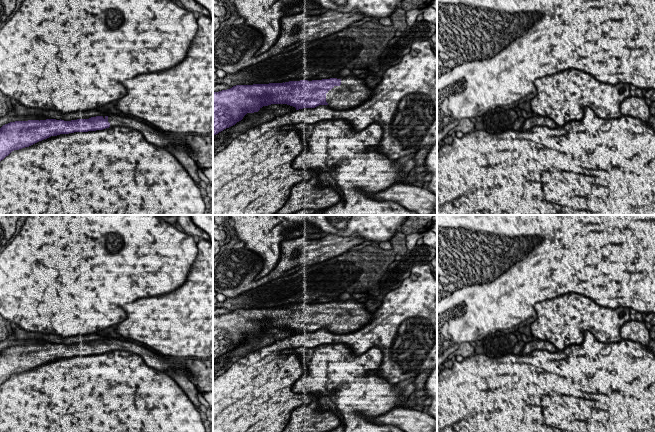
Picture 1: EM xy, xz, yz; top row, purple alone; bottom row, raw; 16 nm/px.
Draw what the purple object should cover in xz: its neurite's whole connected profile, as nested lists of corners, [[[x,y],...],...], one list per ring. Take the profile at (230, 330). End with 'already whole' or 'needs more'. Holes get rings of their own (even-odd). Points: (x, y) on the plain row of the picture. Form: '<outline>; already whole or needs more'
[[[353,301],[236,309],[227,314],[213,316],[213,360],[241,345],[247,337],[258,336],[263,330],[287,328],[299,334],[328,329],[335,334],[348,334],[360,330],[372,320],[372,312],[367,311],[364,304]]]; needs more

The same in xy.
[[[108,339],[71,345],[46,343],[5,348],[0,352],[0,385],[14,374],[29,371],[51,360],[103,354],[114,350],[129,351],[140,355],[149,367],[167,374],[172,371],[186,375],[183,364],[171,356],[160,355],[127,340]]]; needs more

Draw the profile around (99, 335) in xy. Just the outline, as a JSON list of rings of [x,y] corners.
[[[107,328],[88,335],[76,335],[71,337],[64,337],[62,339],[61,344],[71,345],[77,343],[89,343],[91,341],[96,341],[96,340],[117,339],[115,337],[110,338],[106,333],[107,333]]]

